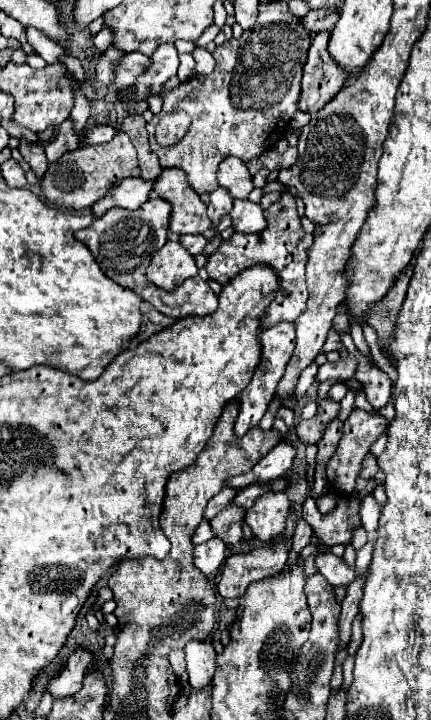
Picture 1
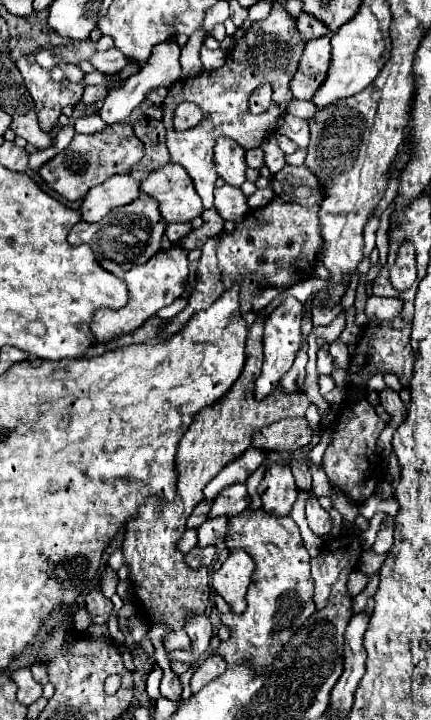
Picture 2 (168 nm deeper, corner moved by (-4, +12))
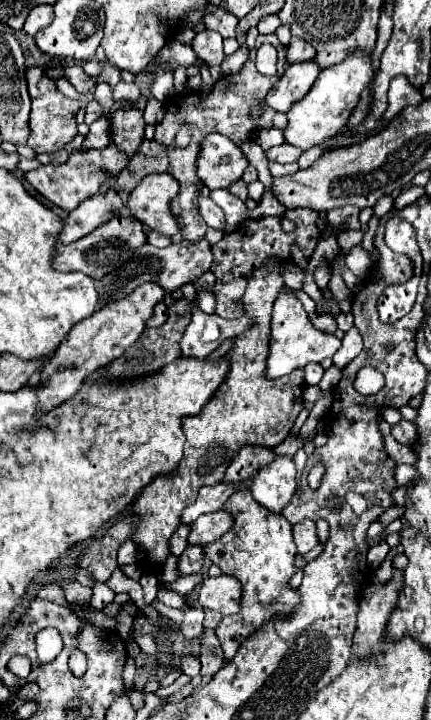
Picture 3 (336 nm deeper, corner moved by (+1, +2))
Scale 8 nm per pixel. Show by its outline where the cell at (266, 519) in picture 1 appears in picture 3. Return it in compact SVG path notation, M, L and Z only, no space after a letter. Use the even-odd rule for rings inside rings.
M276 456L252 482L252 496L270 512L282 512L296 492L296 468L292 456Z

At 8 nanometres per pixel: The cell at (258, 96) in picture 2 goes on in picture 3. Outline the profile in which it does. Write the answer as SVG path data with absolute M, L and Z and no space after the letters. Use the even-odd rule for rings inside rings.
M314 60L290 64L280 78L280 82L274 84L274 88L266 96L266 104L276 112L288 112L288 108L298 102L308 90L312 88L316 76L318 76L318 64Z

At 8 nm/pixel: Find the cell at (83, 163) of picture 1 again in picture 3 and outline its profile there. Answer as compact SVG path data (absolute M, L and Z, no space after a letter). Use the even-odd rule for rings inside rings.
M106 146L102 150L90 150L90 152L82 152L82 150L76 150L66 164L60 164L60 166L40 166L36 170L30 170L26 174L26 180L46 198L50 200L52 204L60 206L62 210L66 212L72 212L82 200L94 196L102 182L104 182L104 170L110 170L112 174L118 174L124 166L126 166L128 158L124 154L120 154L120 150L116 150L116 146Z

